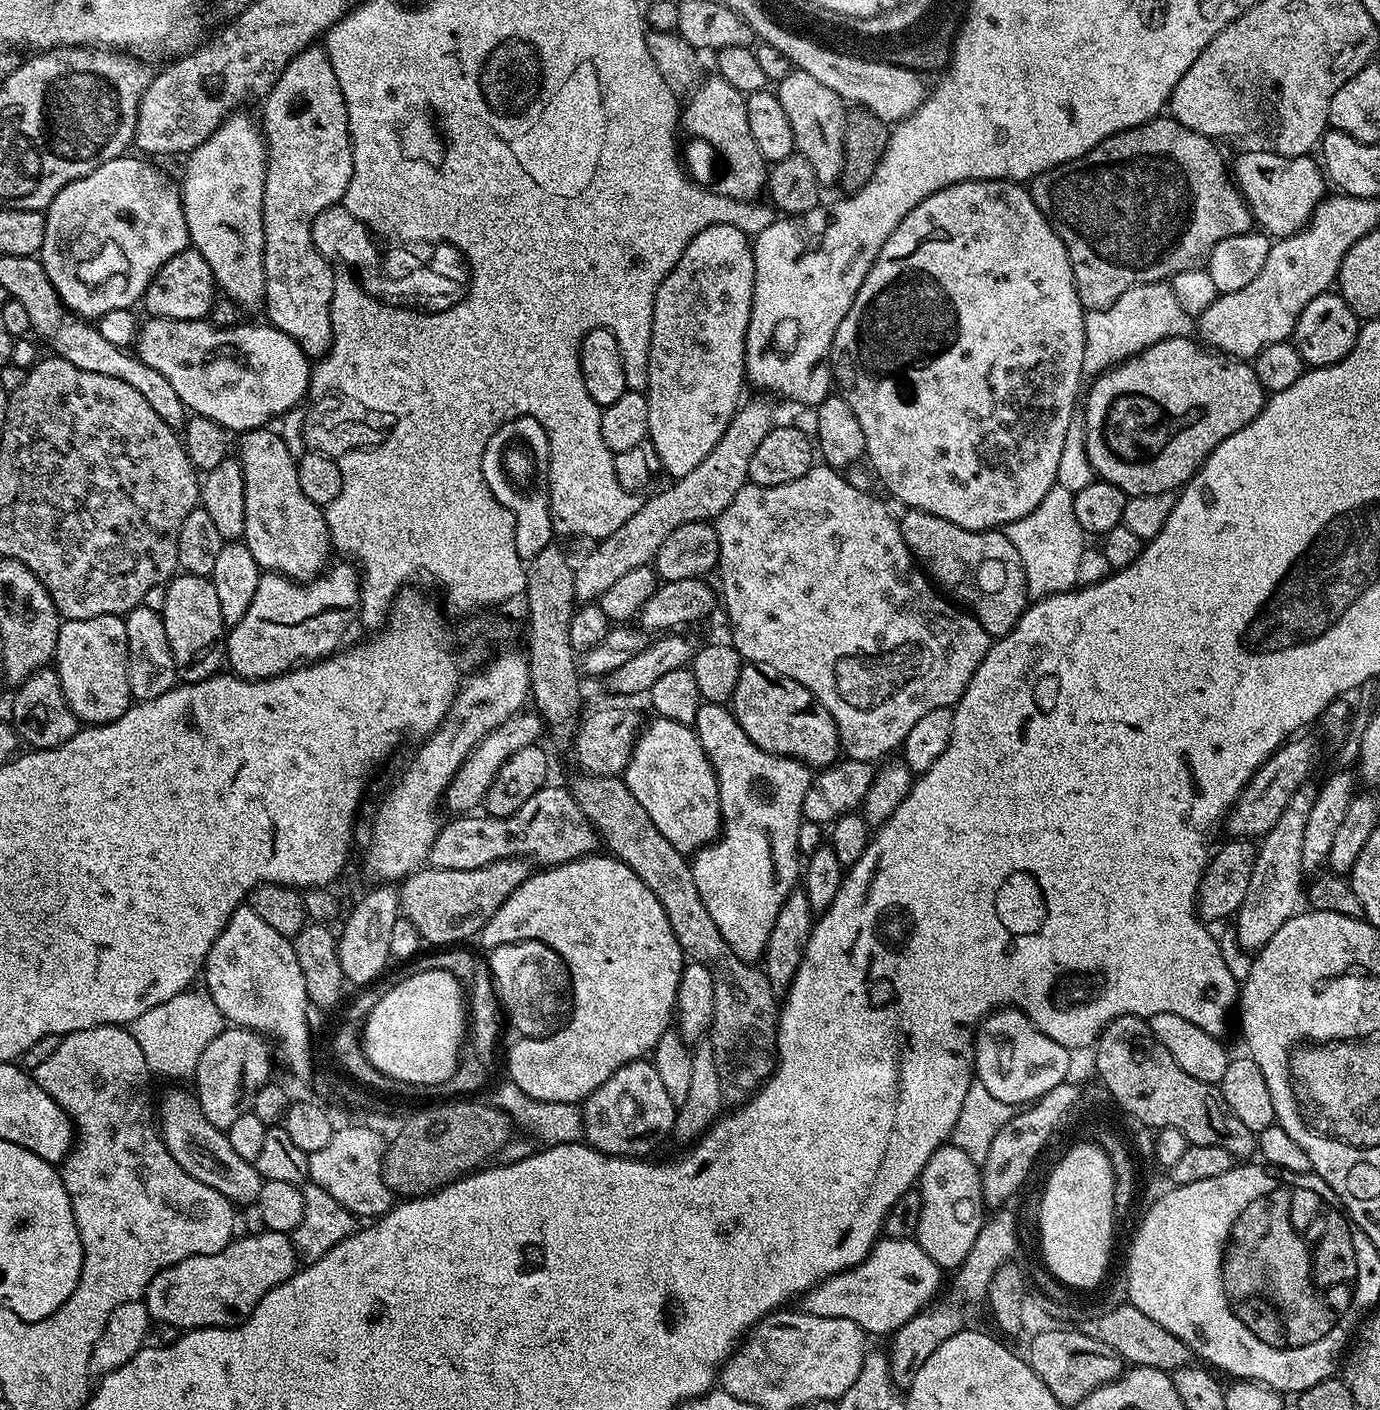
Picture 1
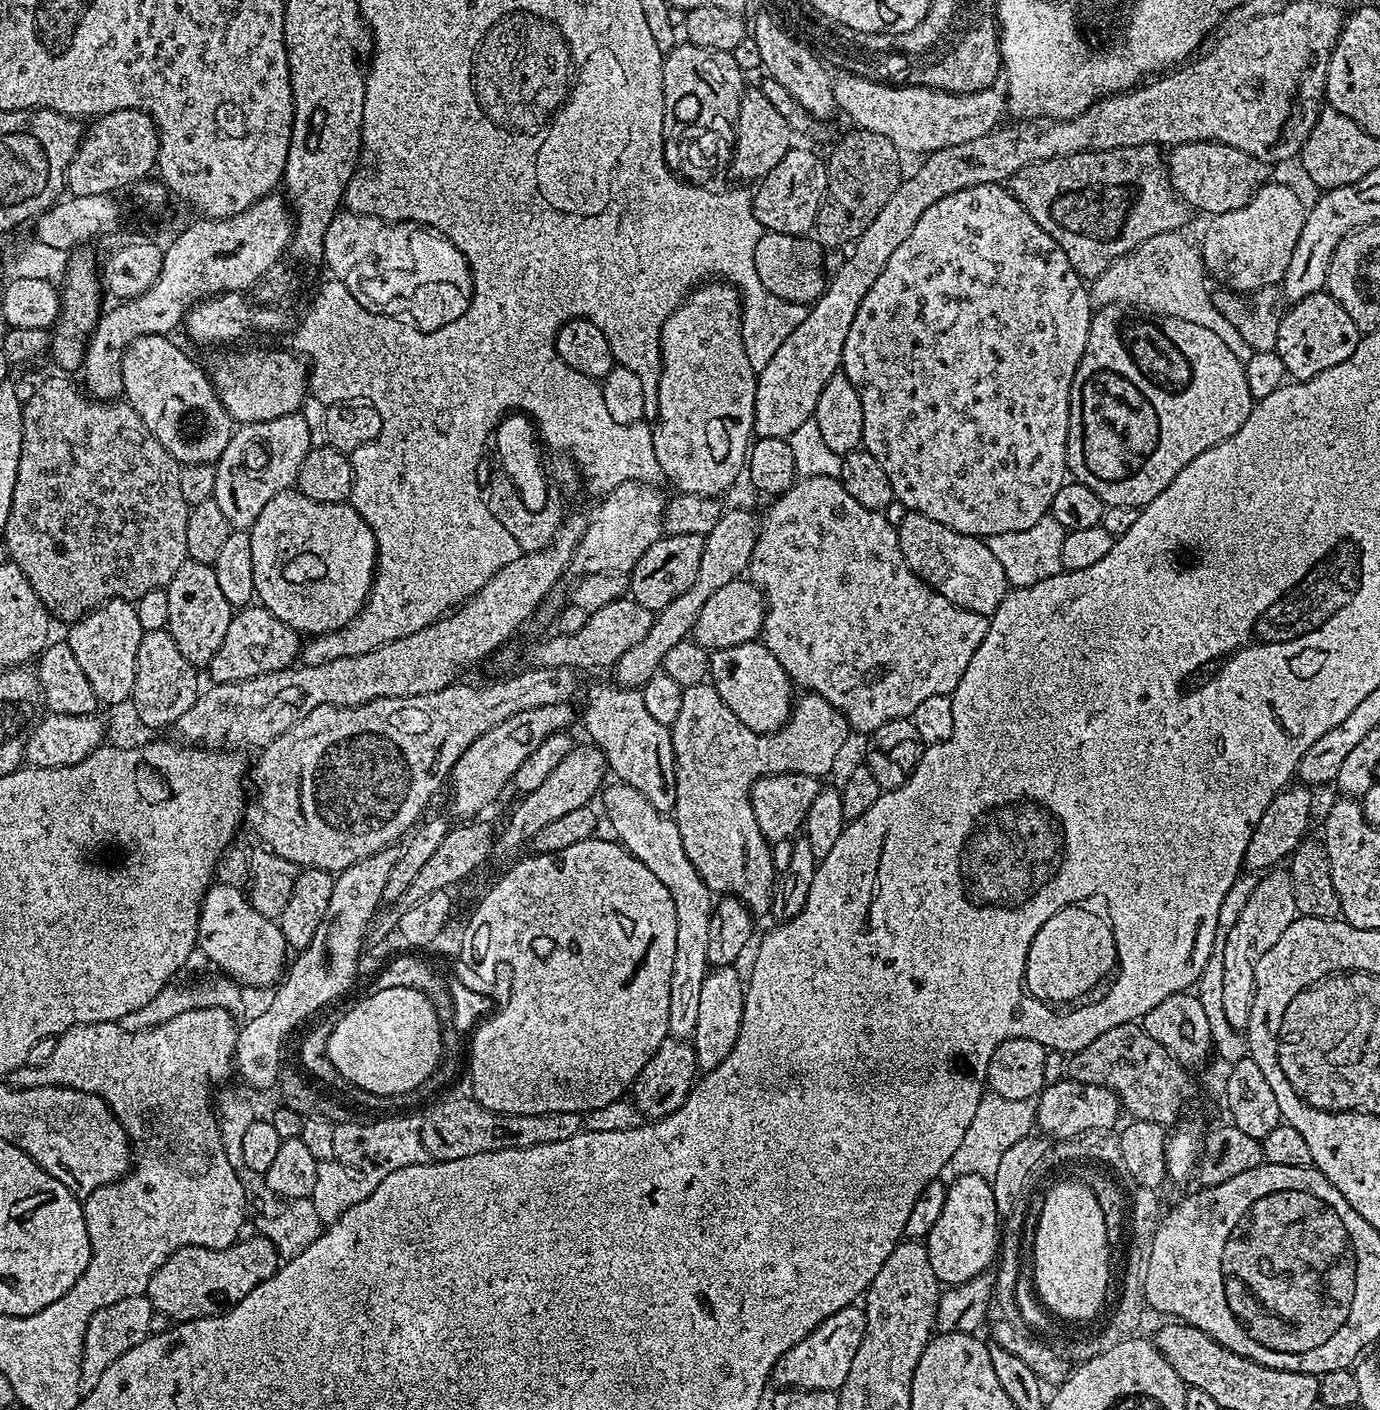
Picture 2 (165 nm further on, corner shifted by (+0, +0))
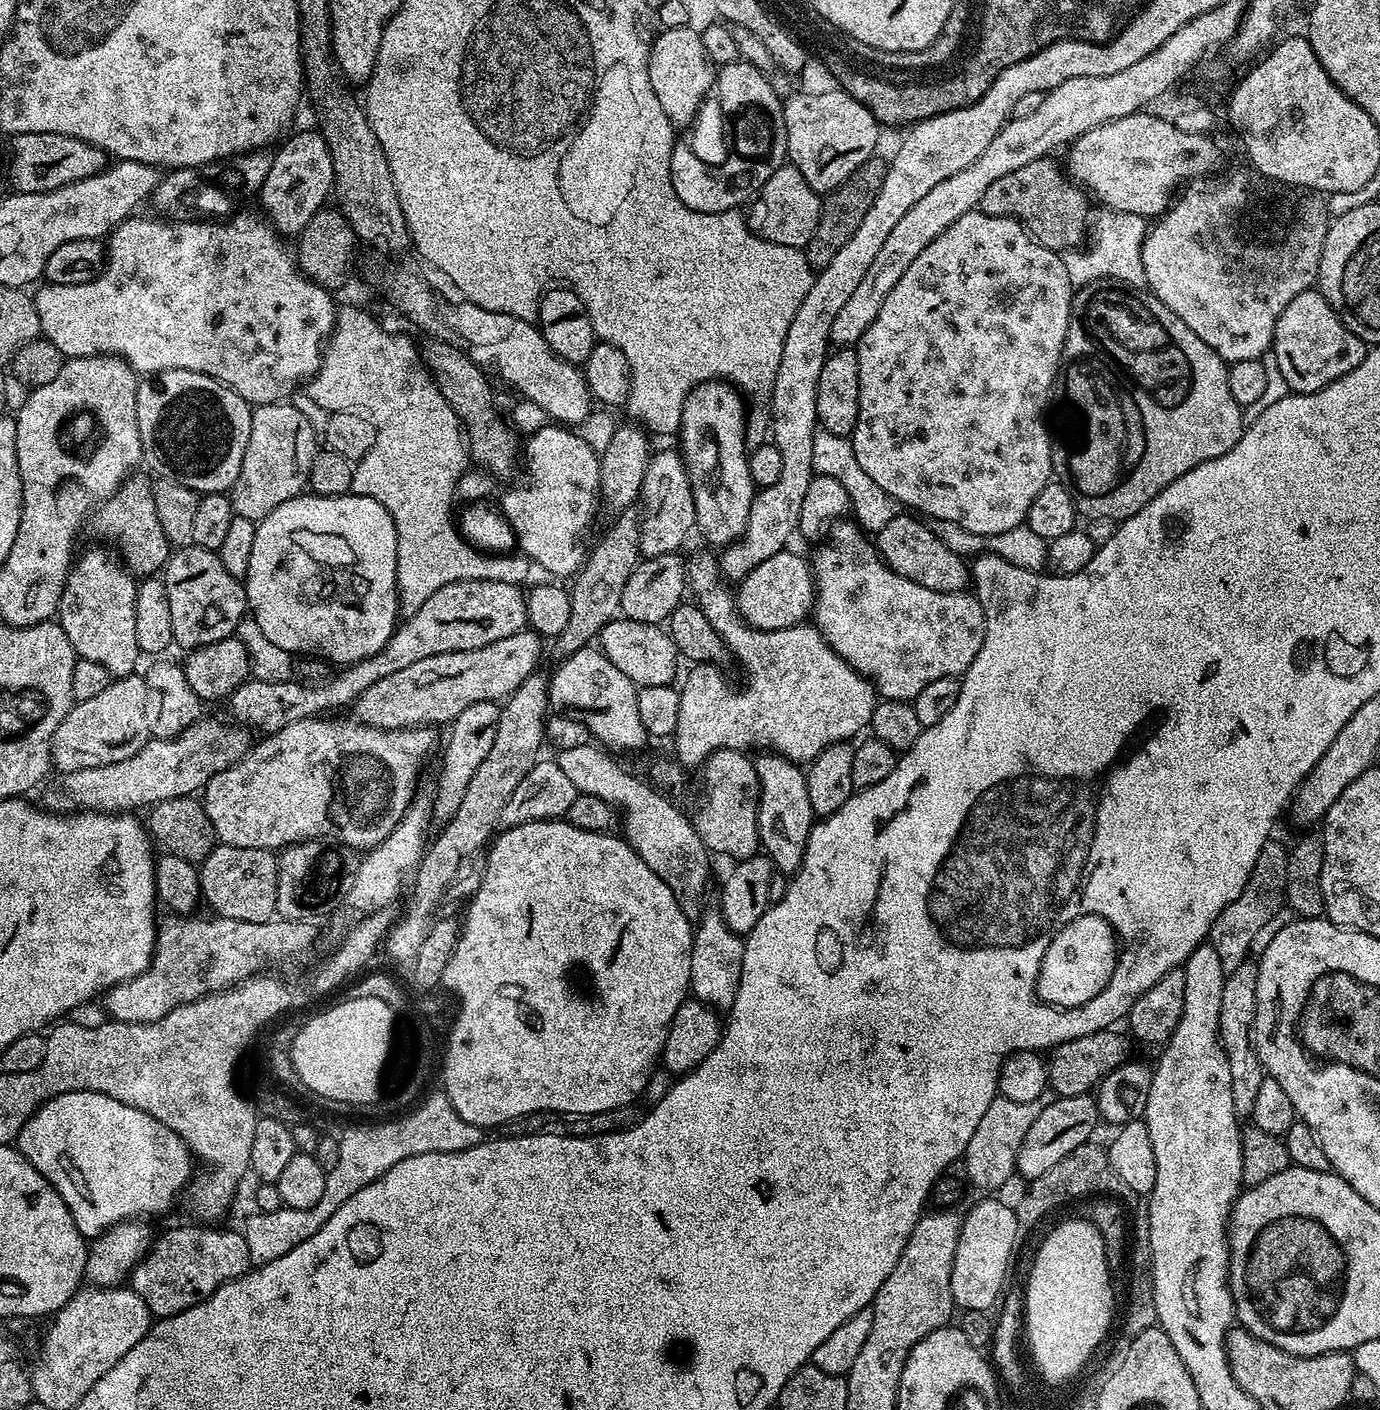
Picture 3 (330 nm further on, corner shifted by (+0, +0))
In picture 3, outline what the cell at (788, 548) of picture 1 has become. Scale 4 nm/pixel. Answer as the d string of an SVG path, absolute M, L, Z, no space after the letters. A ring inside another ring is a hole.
M836 522L831 525L830 535L823 541L824 548L817 550L810 556L810 563L814 569L814 579L816 581L816 601L812 603L811 623L820 632L826 643L832 647L837 654L856 672L862 673L872 682L872 687L885 700L902 700L911 702L918 694L922 694L925 686L930 686L930 682L938 682L938 678L947 676L963 677L964 672L974 662L978 650L982 650L984 641L984 611L975 595L963 592L939 592L938 590L926 590L926 586L918 586L918 582L910 582L902 574L890 570L890 566L885 562L880 553L876 551L876 545L855 523Z

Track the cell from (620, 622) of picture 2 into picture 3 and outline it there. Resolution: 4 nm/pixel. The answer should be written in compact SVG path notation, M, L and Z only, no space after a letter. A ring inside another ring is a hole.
M525 630L510 634L510 638L498 638L498 642L490 642L490 646L482 646L478 650L462 650L450 654L434 654L430 658L418 658L418 662L406 666L406 670L394 670L394 674L374 682L370 690L363 692L354 705L355 719L362 724L386 730L451 725L452 720L458 718L458 714L462 714L466 706L474 706L474 702L506 701L526 678L530 678L533 672L541 667L540 644L542 638L537 632Z

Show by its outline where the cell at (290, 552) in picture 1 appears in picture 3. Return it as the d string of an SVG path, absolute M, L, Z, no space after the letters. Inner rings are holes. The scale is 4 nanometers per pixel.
M301 494L282 502L266 518L259 521L254 534L254 550L250 550L250 566L246 577L246 591L248 593L248 607L251 619L258 622L262 634L274 642L274 646L282 646L282 650L300 656L321 656L335 666L357 664L360 660L378 654L390 642L396 630L398 617L401 615L400 601L396 595L396 559L398 558L398 537L394 530L394 522L382 506L382 502L374 502L369 496L317 496L315 494Z

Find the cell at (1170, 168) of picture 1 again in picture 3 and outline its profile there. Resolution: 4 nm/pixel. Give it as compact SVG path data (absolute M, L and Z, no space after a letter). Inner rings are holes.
M1045 158L1013 170L998 178L998 182L986 186L986 194L980 200L979 207L991 216L1013 216L1038 243L1051 252L1063 254L1081 247L1089 235L1088 200L1089 193L1074 182L1063 167L1060 169L1052 158Z

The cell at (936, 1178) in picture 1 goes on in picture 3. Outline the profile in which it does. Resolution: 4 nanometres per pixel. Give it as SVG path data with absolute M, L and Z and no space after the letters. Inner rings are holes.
M996 1198L980 1200L967 1213L963 1213L958 1234L958 1246L954 1250L954 1266L950 1274L952 1302L957 1309L969 1312L982 1310L988 1312L997 1307L1005 1291L1004 1279L1008 1276L1008 1263L1017 1251L1015 1238L1018 1220L1011 1203L1003 1204Z

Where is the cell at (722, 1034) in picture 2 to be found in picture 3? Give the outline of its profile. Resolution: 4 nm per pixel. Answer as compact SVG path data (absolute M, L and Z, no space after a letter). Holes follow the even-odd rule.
M705 911L692 933L690 954L690 992L695 999L717 1010L731 1010L742 978L744 941L741 933L730 930L719 911Z

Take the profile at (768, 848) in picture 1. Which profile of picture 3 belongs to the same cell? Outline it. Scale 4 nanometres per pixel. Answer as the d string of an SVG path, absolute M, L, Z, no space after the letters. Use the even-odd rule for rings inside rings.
M696 552L686 560L686 580L692 588L696 591L694 603L696 607L702 610L702 614L706 614L706 622L710 622L710 626L714 626L714 630L718 630L718 634L724 639L724 647L728 649L729 653L734 657L738 663L744 667L744 688L731 688L728 685L726 677L720 673L721 669L715 664L702 664L699 662L693 663L692 668L684 676L684 685L679 685L678 691L680 697L678 698L678 726L676 727L674 735L671 737L670 743L676 747L674 753L675 759L679 761L685 769L691 770L692 767L703 765L704 761L708 759L710 754L714 754L723 748L738 748L741 750L753 750L752 748L760 748L756 750L771 750L777 756L784 756L787 760L792 760L794 763L804 766L809 762L815 760L818 754L822 754L822 750L831 744L842 744L851 741L852 735L855 732L860 732L869 727L872 723L872 711L876 709L878 703L878 693L872 687L871 680L863 676L862 673L856 672L852 669L837 652L830 647L822 638L819 631L814 626L809 626L807 623L795 624L793 628L783 628L782 630L758 630L751 628L745 620L740 617L740 613L736 611L736 602L731 591L727 592L723 588L725 585L721 583L722 577L719 570L718 560L715 555L711 556L708 552Z

